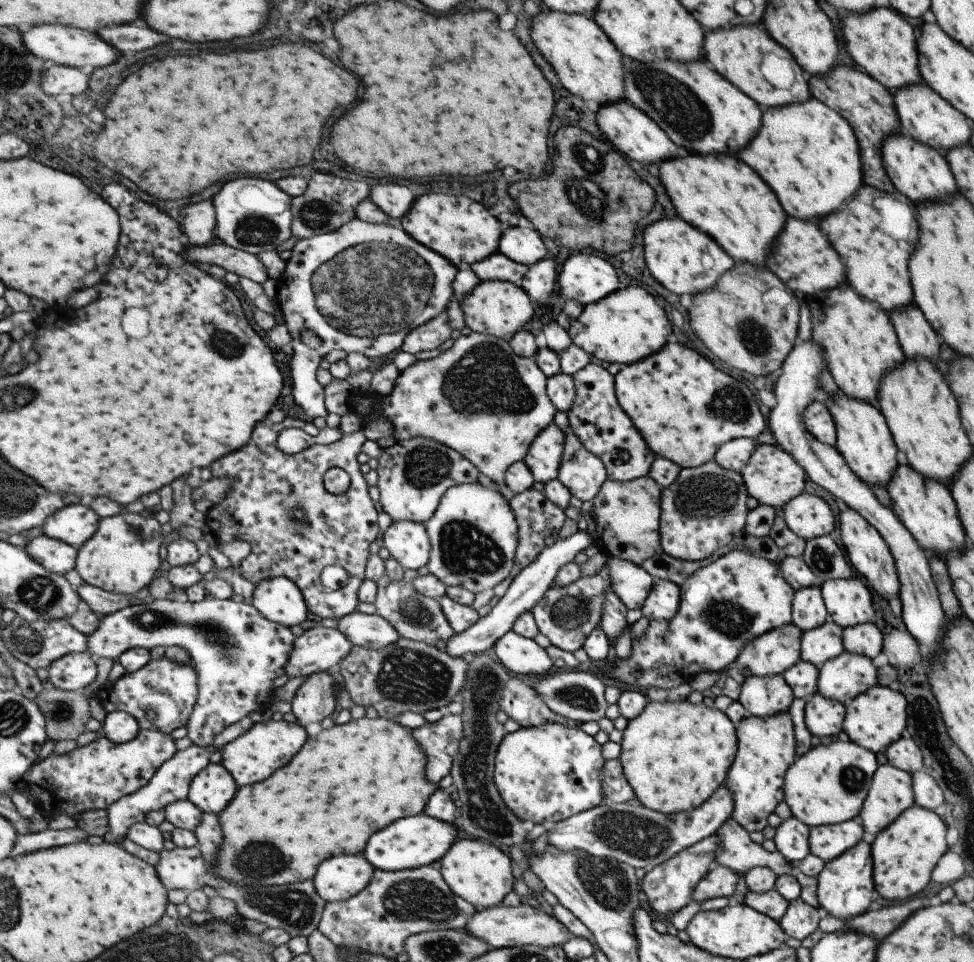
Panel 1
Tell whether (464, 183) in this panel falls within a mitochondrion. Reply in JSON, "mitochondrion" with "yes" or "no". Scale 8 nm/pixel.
{"mitochondrion":"no"}

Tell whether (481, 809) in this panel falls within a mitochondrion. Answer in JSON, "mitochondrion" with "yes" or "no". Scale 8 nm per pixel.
{"mitochondrion":"yes"}

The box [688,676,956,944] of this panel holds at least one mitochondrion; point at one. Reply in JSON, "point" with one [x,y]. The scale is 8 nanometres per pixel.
{"point":[851,779]}

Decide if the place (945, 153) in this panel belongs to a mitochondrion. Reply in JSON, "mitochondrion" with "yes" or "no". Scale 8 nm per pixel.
{"mitochondrion":"no"}

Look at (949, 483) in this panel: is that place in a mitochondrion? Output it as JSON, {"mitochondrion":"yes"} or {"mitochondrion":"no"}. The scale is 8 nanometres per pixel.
{"mitochondrion":"no"}

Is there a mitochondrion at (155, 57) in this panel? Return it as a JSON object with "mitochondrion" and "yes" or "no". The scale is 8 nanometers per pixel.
{"mitochondrion":"no"}

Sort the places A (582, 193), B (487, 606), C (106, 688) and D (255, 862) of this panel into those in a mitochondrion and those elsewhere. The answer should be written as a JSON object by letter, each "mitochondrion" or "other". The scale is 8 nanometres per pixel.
{"A":"mitochondrion","B":"other","C":"other","D":"mitochondrion"}

